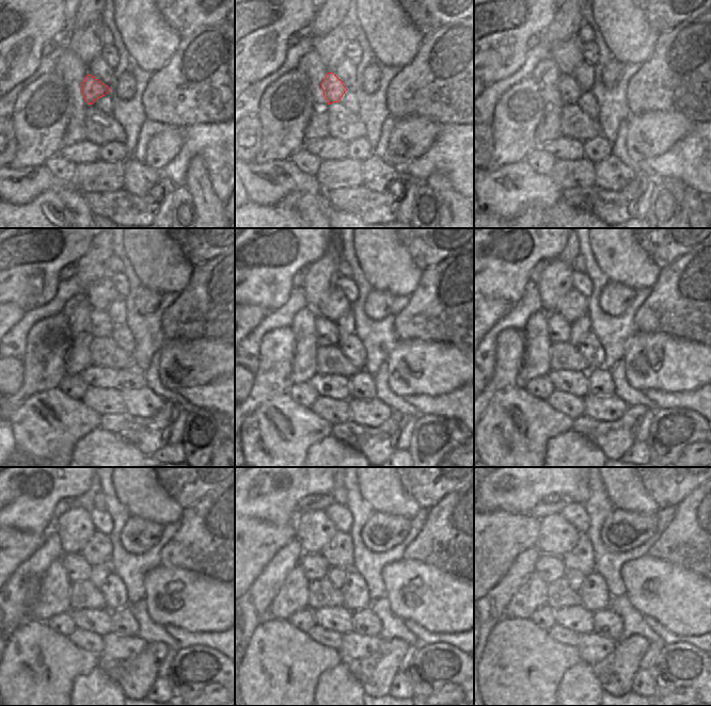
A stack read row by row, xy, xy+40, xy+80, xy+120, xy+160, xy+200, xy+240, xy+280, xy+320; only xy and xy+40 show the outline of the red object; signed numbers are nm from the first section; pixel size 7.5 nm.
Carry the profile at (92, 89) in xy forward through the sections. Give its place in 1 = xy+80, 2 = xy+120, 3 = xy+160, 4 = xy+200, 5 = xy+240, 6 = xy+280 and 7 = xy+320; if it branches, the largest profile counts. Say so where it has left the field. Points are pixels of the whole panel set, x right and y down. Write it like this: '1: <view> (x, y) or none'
1: xy+80 (570, 92)
2: xy+120 (85, 337)
3: xy+160 (324, 327)
4: xy+200 (558, 330)
5: xy+240 (77, 567)
6: xy+280 (315, 567)
7: xy+320 (550, 567)

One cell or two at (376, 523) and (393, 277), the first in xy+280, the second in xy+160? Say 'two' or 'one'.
two

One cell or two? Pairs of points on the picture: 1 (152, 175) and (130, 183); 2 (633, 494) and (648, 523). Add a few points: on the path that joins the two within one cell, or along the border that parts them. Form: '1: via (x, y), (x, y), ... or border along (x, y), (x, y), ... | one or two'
1: via (146, 177), (136, 180) | one
2: border along (617, 507), (628, 511), (644, 511), (656, 514) | two

